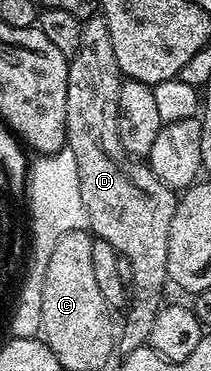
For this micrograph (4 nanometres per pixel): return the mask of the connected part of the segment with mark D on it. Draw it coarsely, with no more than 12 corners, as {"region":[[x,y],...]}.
{"region":[[102,16],[68,64],[67,149],[93,235],[136,294],[121,355],[148,345],[177,195],[116,132]]}

